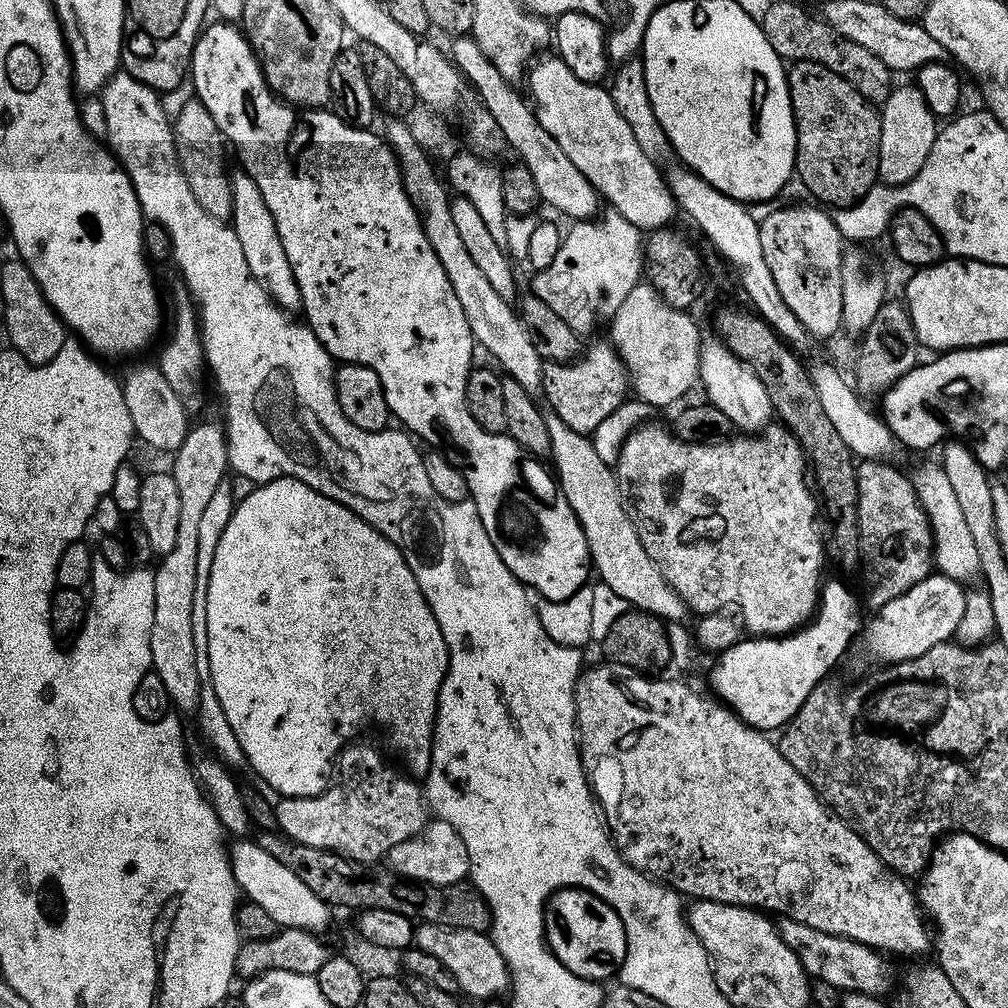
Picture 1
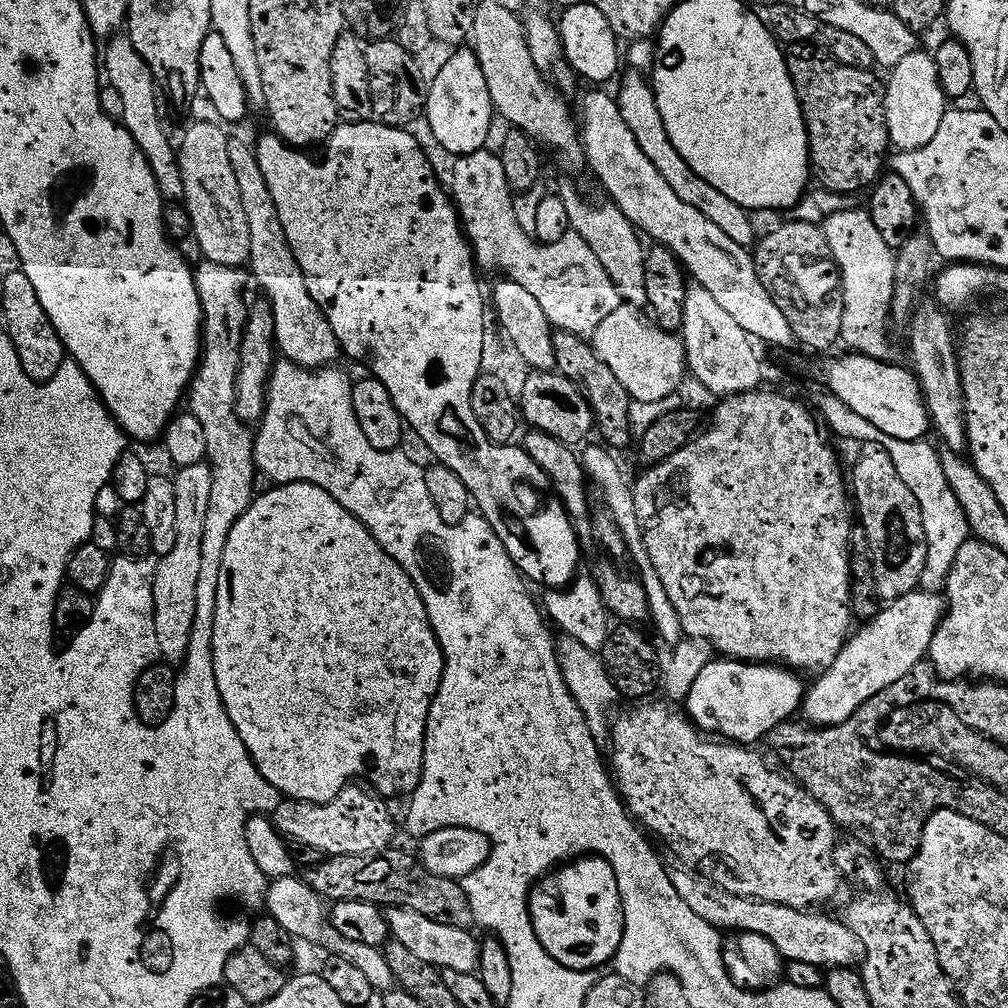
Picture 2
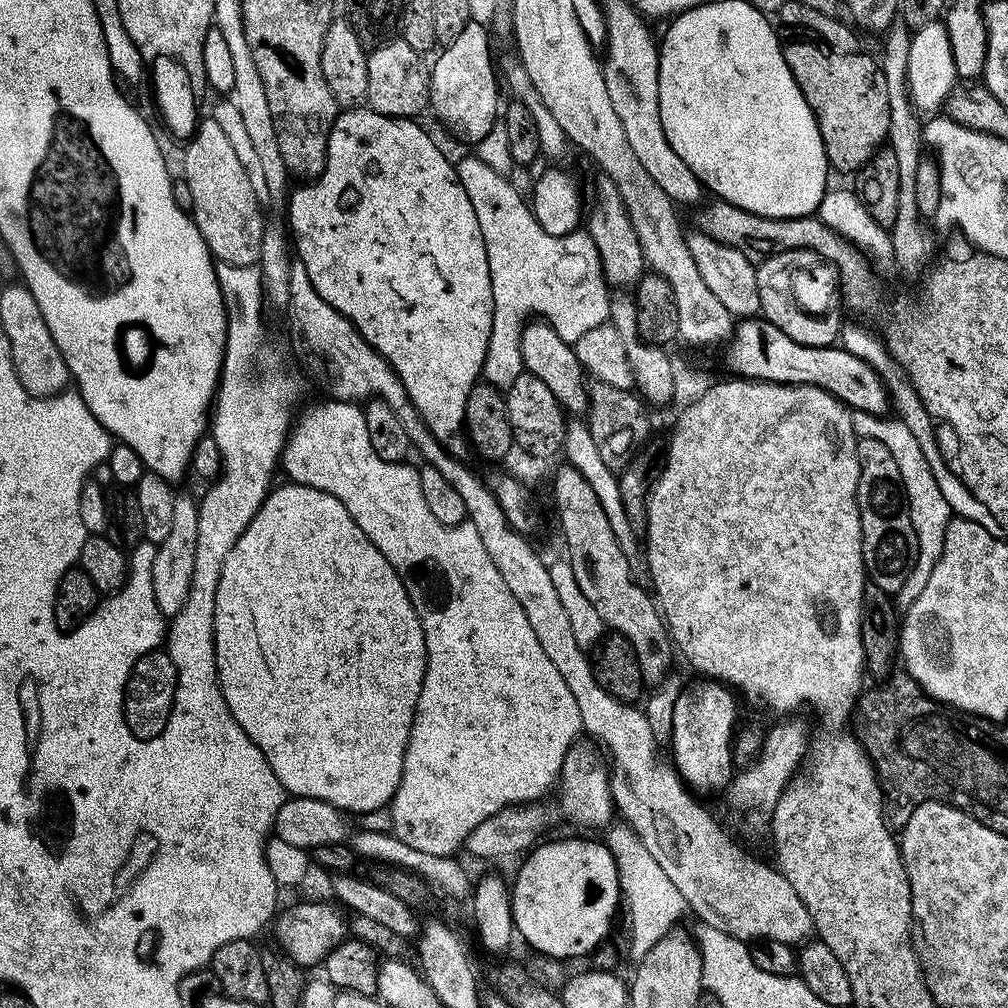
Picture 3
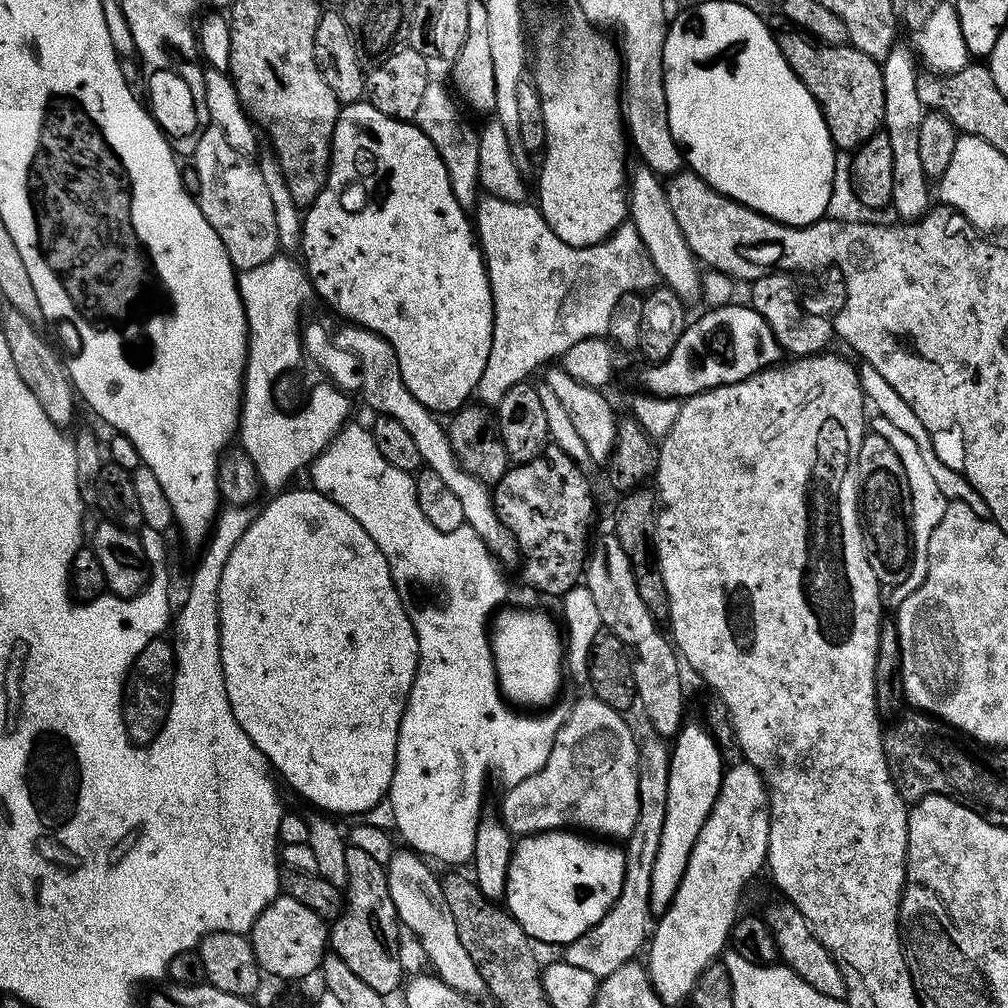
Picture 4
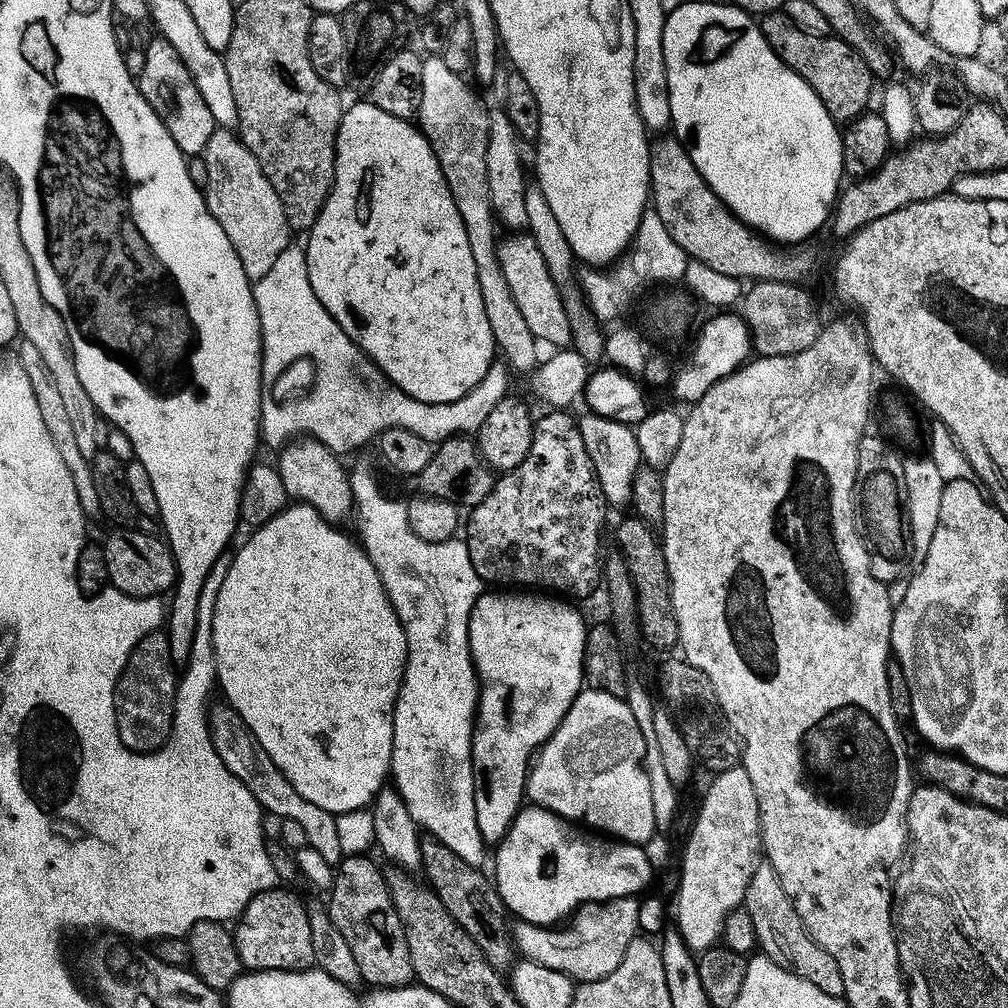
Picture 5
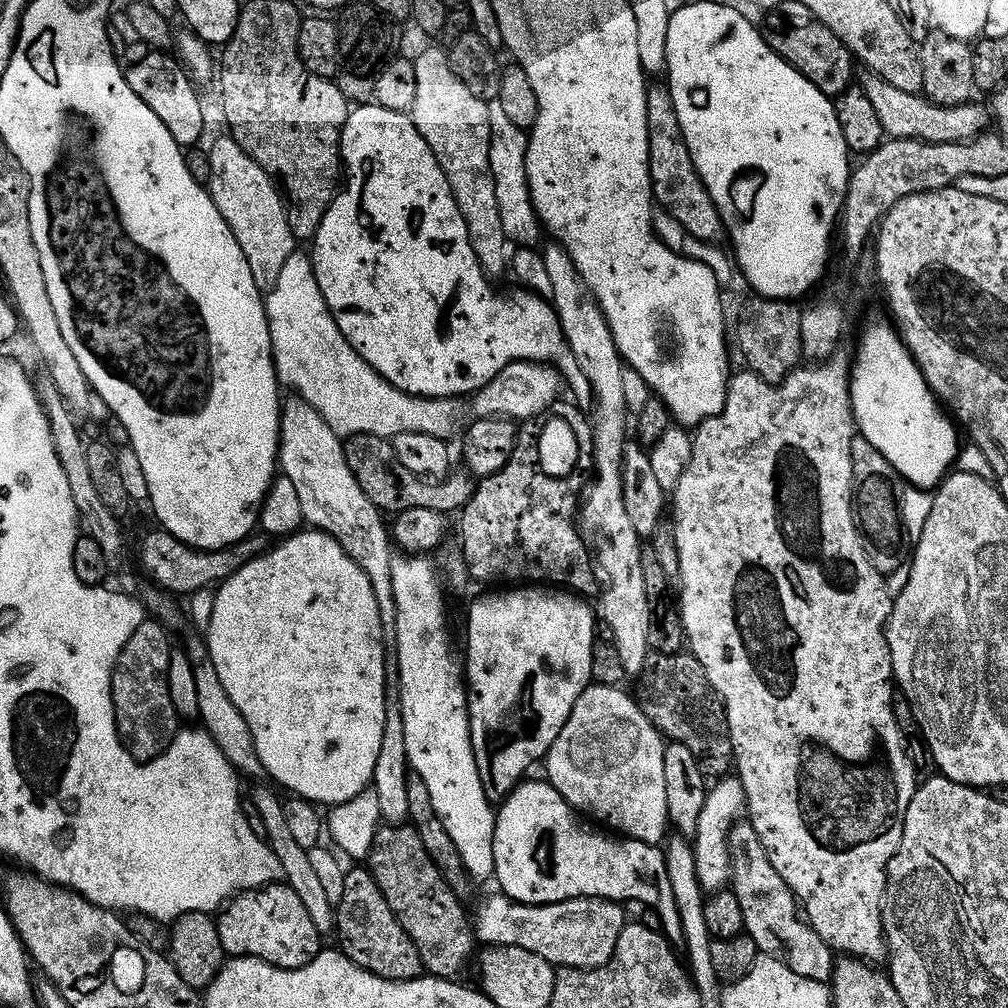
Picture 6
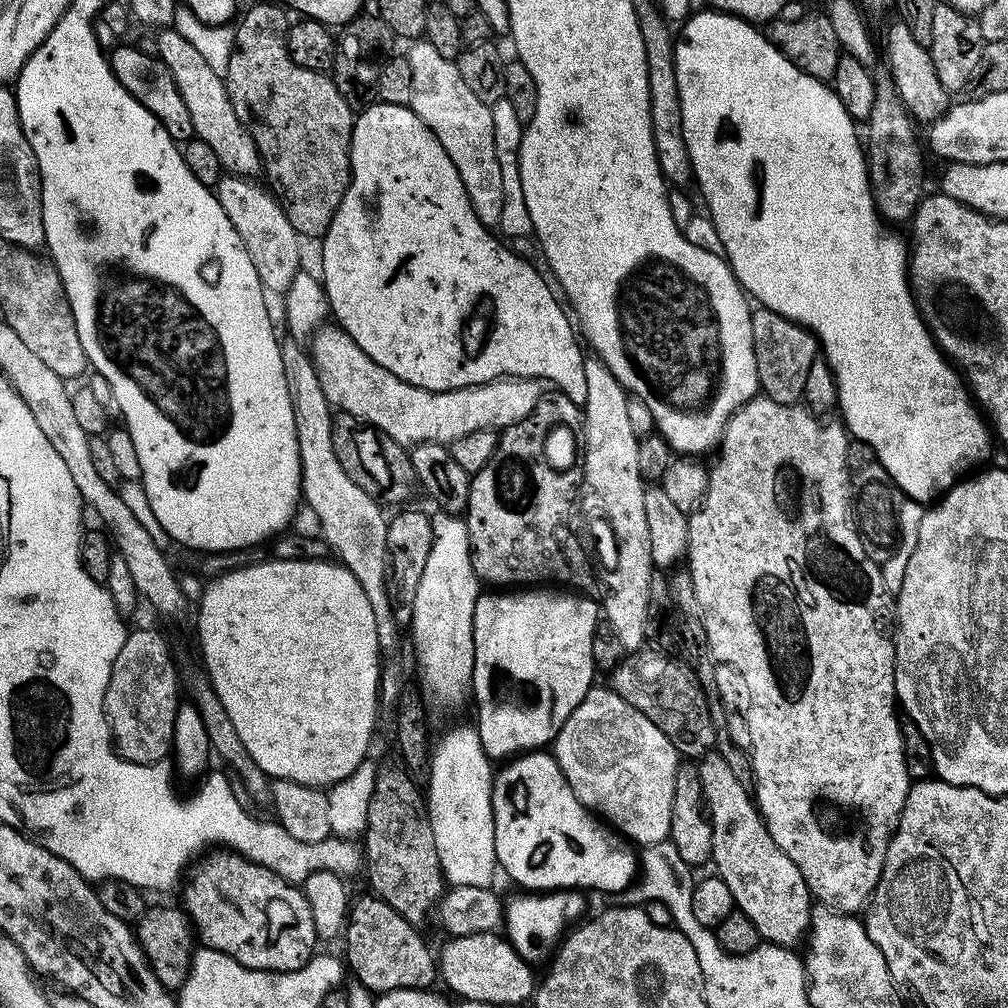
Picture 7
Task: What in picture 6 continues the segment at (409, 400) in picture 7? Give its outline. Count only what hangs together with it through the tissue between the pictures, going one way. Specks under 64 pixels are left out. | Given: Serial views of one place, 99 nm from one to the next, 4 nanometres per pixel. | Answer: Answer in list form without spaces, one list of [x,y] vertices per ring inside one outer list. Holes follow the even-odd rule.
[[[516,360],[507,364],[486,386],[482,386],[471,397],[472,416],[507,416],[509,420],[527,422],[534,416],[545,415],[557,403],[562,377],[555,368],[544,362]]]

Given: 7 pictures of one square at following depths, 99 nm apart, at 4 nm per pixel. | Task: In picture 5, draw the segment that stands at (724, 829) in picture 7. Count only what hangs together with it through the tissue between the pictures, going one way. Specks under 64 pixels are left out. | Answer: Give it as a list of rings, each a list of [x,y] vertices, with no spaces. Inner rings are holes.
[[[757,863],[750,886],[746,886],[742,907],[750,914],[750,922],[754,922],[756,943],[767,959],[810,982],[817,992],[825,992],[833,998],[843,997],[842,970],[838,970],[838,962],[834,962],[831,954],[805,930],[802,918],[798,918],[798,910],[794,910],[786,890],[782,890],[782,882],[778,882],[778,874],[774,874],[768,863]]]

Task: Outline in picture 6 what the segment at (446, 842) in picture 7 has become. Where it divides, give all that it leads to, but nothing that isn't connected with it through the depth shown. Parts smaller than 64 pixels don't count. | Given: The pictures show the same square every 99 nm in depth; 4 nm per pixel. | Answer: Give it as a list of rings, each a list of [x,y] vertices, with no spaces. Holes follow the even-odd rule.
[[[400,554],[392,561],[390,578],[393,579],[394,604],[397,607],[397,656],[400,674],[399,702],[402,712],[402,723],[405,731],[405,753],[408,755],[408,766],[416,772],[422,782],[426,782],[426,790],[430,790],[430,802],[434,802],[434,810],[438,818],[442,818],[442,826],[446,826],[446,834],[458,848],[458,854],[469,877],[479,882],[491,877],[494,873],[494,804],[486,798],[482,788],[482,778],[478,778],[478,766],[474,762],[472,743],[470,742],[470,726],[468,725],[468,689],[462,664],[456,661],[452,653],[452,640],[448,637],[448,616],[444,613],[444,592],[440,589],[440,576],[434,565],[424,554]]]

